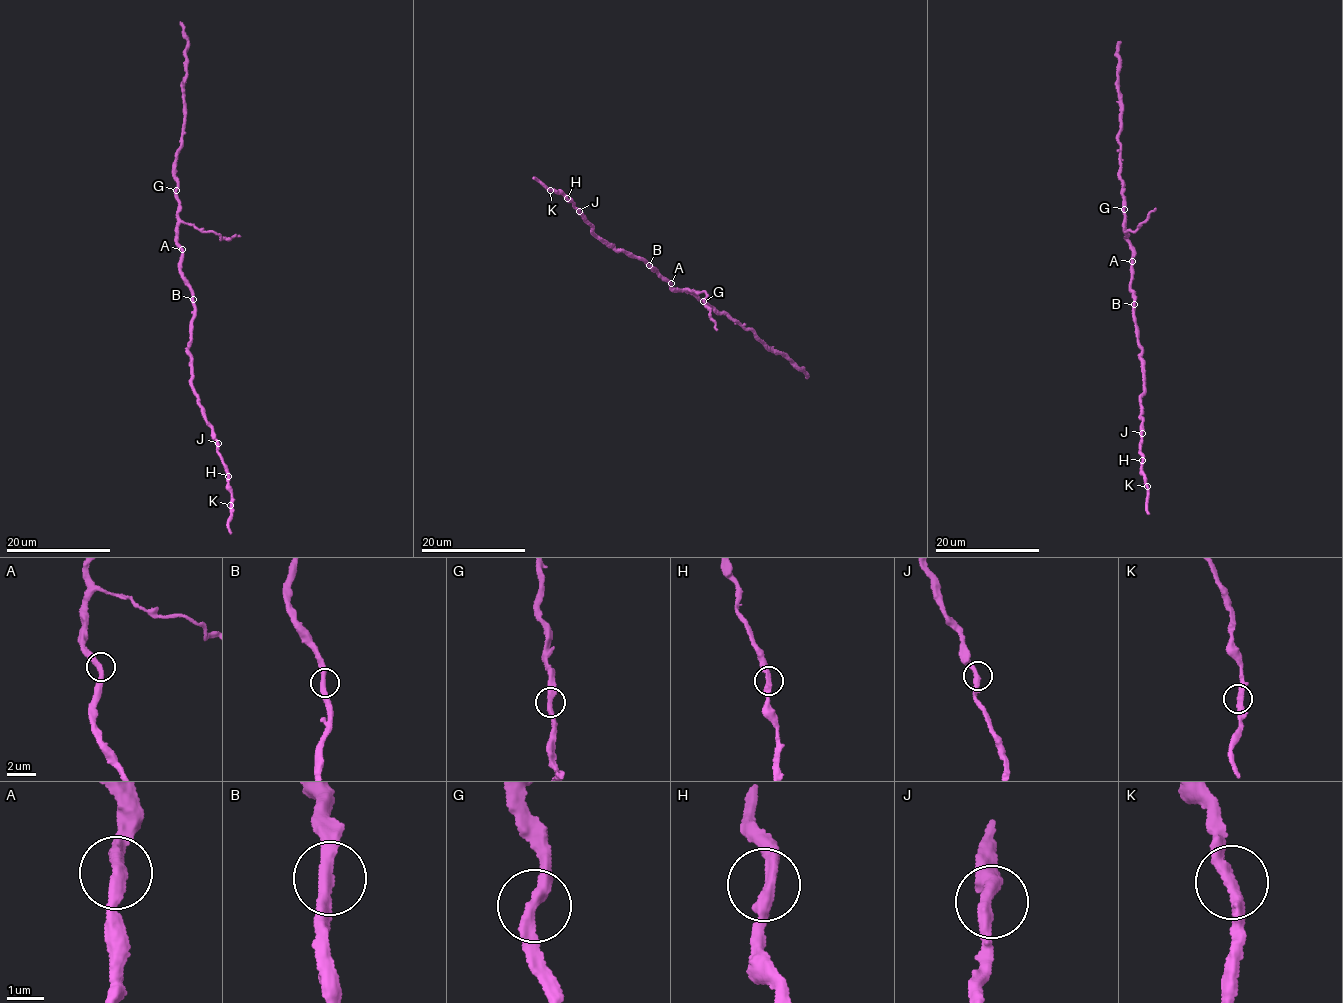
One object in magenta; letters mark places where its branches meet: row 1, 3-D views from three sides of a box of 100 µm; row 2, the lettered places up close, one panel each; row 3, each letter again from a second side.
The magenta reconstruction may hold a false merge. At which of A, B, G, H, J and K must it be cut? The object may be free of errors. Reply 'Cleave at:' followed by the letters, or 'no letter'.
Cleave at: no letter

